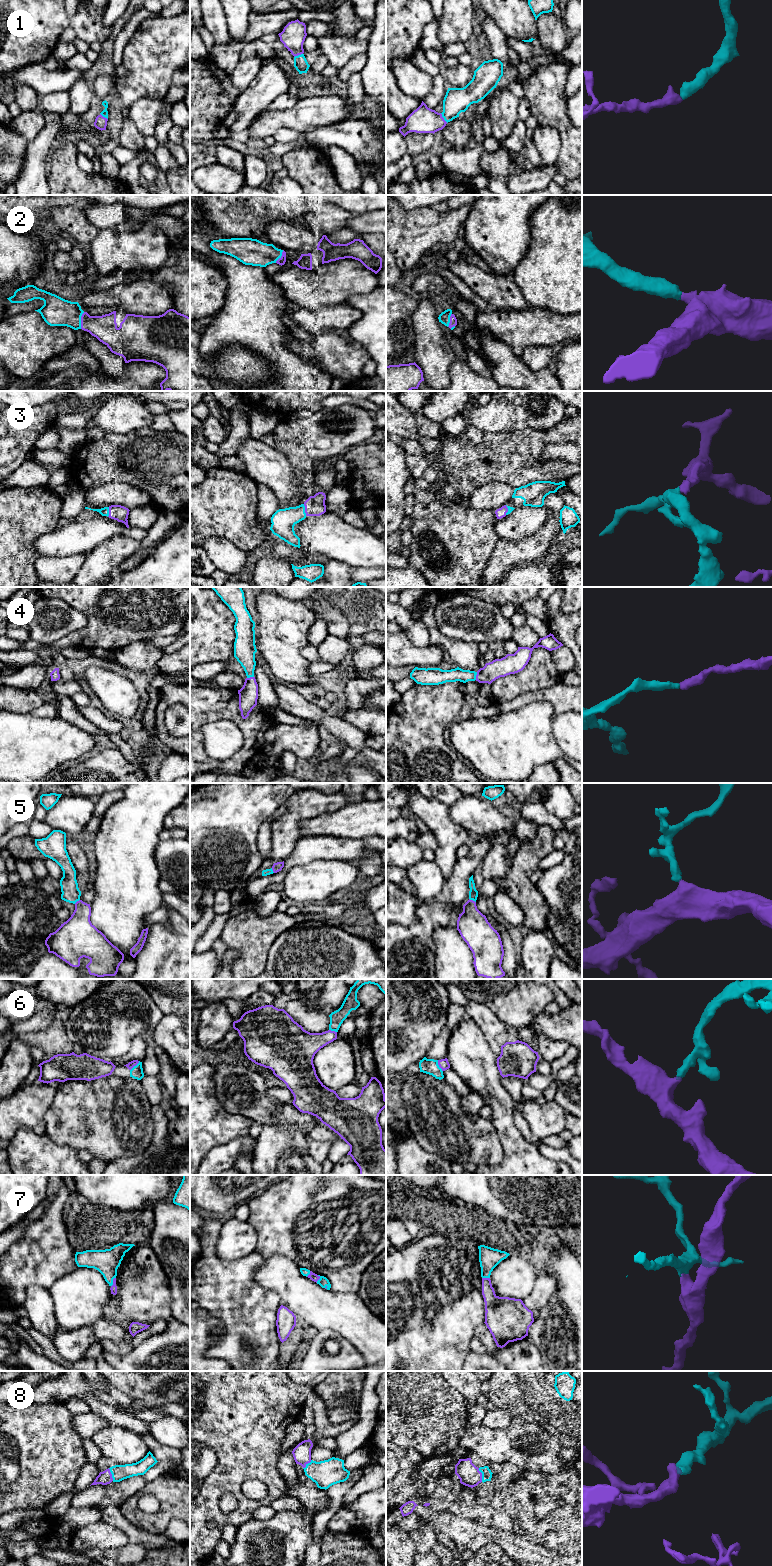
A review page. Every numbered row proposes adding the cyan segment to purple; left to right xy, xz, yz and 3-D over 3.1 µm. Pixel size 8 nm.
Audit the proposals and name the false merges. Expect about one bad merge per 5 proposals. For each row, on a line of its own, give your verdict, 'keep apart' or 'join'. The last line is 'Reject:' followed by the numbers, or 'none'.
1: join
2: join
3: join
4: join
5: join
6: join
7: join
8: join
Reject: none

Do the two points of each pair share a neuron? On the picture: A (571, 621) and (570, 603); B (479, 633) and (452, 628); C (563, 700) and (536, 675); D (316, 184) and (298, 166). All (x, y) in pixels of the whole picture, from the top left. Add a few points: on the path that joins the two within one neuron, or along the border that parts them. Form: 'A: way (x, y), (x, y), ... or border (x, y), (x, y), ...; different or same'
A: border (561, 597), (560, 608), (563, 611), (571, 612); different
B: way (472, 628), (459, 628); same
C: border (562, 681), (534, 691), (525, 692); different
D: way (312, 180), (302, 170); same

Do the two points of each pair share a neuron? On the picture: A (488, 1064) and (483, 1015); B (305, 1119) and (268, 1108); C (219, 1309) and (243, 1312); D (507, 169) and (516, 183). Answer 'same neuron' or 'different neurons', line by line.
A: different neurons
B: same neuron
C: same neuron
D: different neurons

